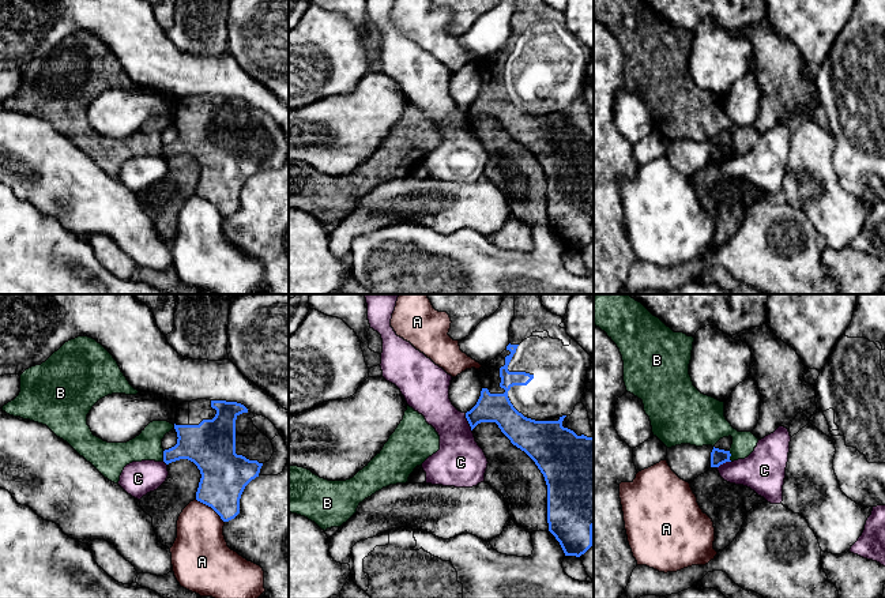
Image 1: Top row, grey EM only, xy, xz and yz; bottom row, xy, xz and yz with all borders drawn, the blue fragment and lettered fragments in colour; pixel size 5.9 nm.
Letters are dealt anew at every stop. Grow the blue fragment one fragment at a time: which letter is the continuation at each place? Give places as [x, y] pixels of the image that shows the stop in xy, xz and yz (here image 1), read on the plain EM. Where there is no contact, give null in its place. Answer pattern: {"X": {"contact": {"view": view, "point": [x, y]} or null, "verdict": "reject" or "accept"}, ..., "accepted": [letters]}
{"A": {"contact": {"view": "xy", "point": [211, 202]}, "verdict": "reject"}, "B": {"contact": {"view": "yz", "point": [730, 150]}, "verdict": "reject"}, "C": {"contact": {"view": "xz", "point": [469, 117]}, "verdict": "reject"}, "accepted": []}

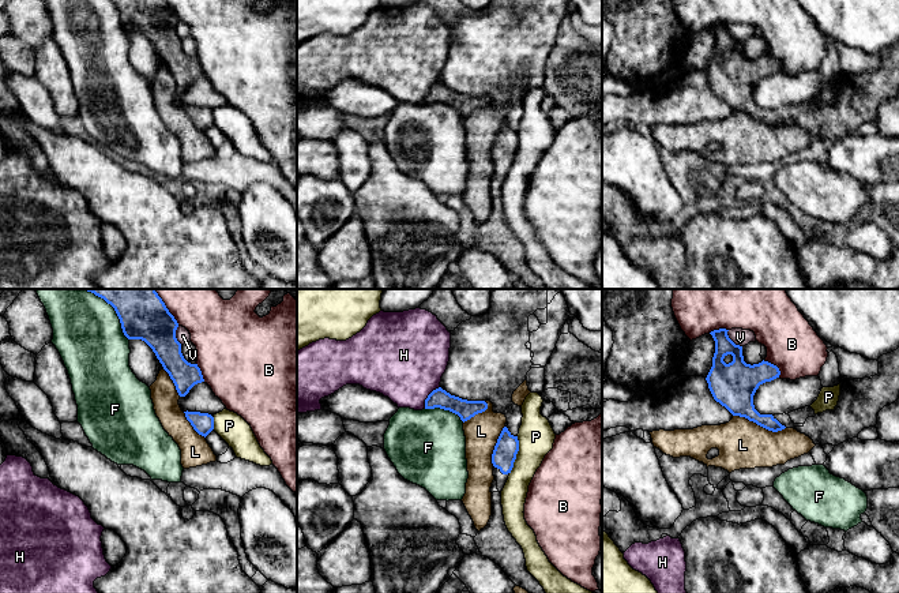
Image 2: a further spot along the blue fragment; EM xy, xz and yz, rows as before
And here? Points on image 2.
{"B": {"contact": {"view": "yz", "point": [775, 60]}, "verdict": "reject"}, "F": {"contact": {"view": "xz", "point": [444, 104]}, "verdict": "reject"}, "H": {"contact": {"view": "xz", "point": [428, 92]}, "verdict": "reject"}, "L": {"contact": {"view": "yz", "point": [759, 119]}, "verdict": "reject"}, "P": {"contact": {"view": "xz", "point": [515, 150]}, "verdict": "reject"}, "V": {"contact": {"view": "yz", "point": [730, 34]}, "verdict": "reject"}, "accepted": []}

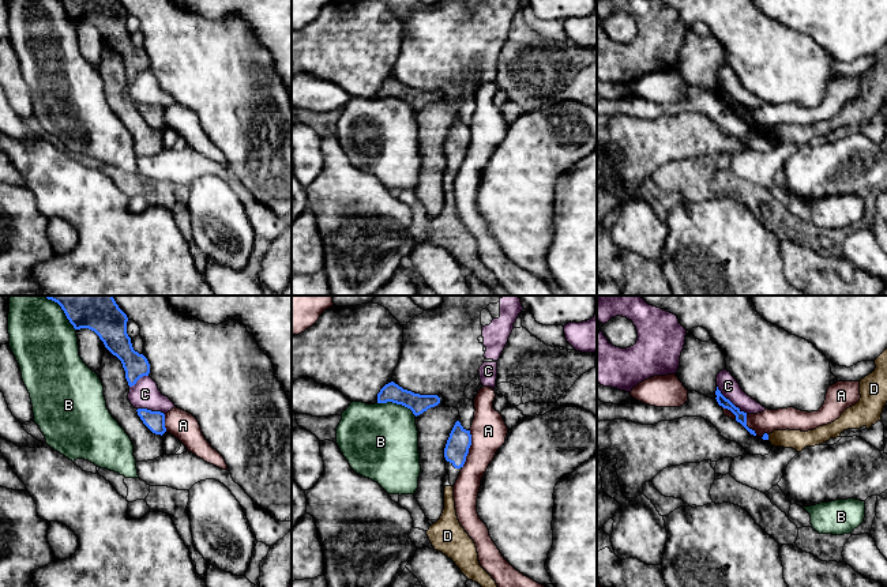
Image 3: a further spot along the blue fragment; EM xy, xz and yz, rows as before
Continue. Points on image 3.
{"A": {"contact": {"view": "xz", "point": [468, 145]}, "verdict": "reject"}, "B": {"contact": {"view": "xz", "point": [397, 98]}, "verdict": "reject"}, "C": {"contact": {"view": "yz", "point": [729, 96]}, "verdict": "reject"}, "D": {"contact": {"view": "yz", "point": [767, 132]}, "verdict": "accept"}, "accepted": ["D"]}

